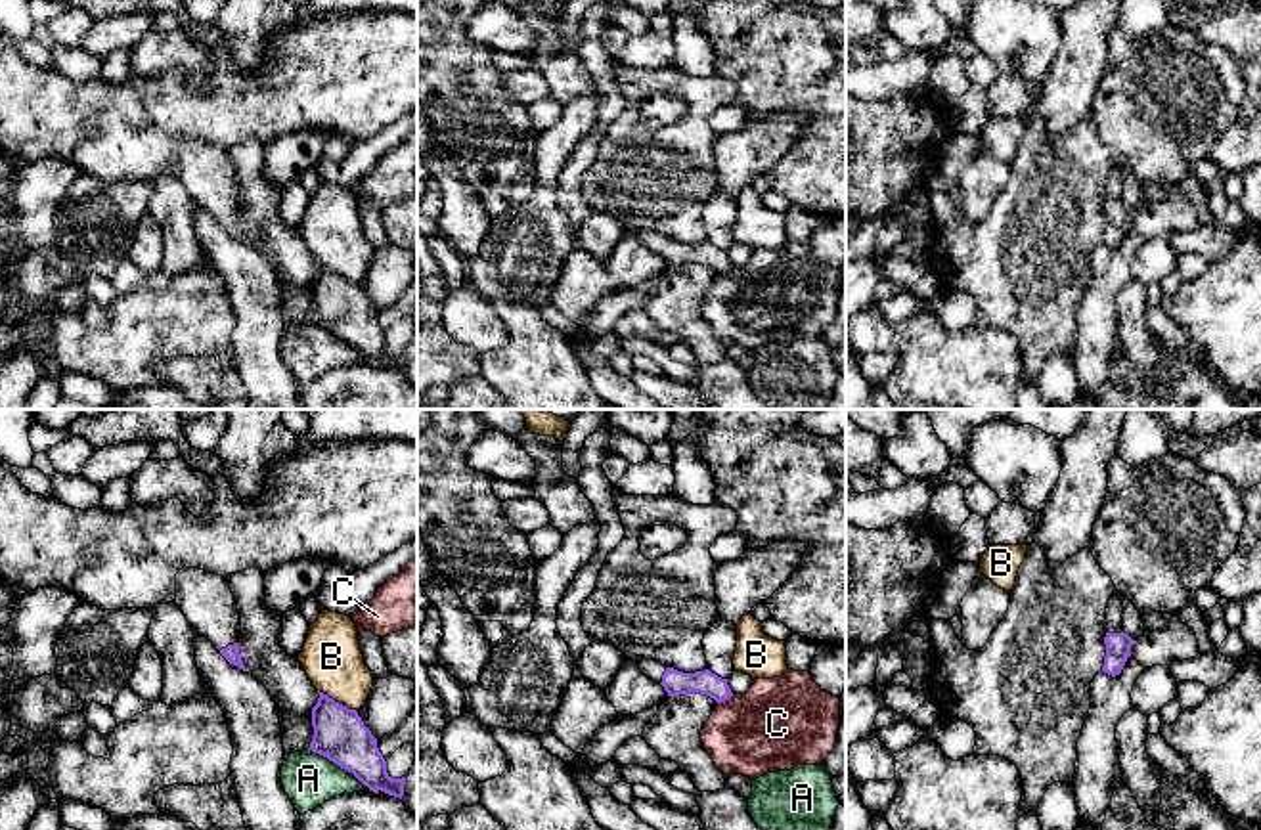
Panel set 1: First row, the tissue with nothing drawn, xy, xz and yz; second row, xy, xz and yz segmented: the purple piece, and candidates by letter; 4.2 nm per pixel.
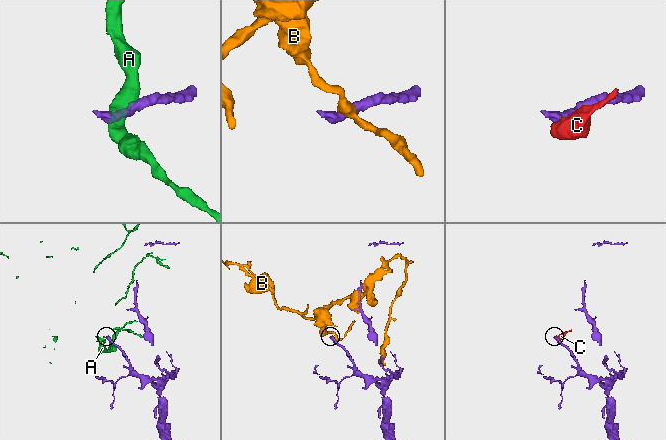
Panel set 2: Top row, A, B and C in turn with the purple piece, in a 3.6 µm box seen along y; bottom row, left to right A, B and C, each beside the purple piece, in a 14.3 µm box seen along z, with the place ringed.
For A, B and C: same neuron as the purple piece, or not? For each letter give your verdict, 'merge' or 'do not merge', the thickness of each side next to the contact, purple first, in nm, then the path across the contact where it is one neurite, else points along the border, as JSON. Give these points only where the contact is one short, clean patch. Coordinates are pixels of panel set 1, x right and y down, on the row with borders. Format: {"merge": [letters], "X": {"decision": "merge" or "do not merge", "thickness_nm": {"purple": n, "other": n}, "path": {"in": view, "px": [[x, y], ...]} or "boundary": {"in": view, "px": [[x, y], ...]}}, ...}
{"merge": [], "A": {"decision": "do not merge", "thickness_nm": {"purple": 220, "other": 220}}, "B": {"decision": "do not merge", "thickness_nm": {"purple": 220, "other": 260}, "boundary": {"in": "xy", "px": [[318, 689], [356, 712]]}}, "C": {"decision": "do not merge", "thickness_nm": {"purple": 100, "other": 380}, "boundary": {"in": "xz", "px": [[733, 695], [718, 704]]}}}

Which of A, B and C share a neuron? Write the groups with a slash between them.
A / B / C

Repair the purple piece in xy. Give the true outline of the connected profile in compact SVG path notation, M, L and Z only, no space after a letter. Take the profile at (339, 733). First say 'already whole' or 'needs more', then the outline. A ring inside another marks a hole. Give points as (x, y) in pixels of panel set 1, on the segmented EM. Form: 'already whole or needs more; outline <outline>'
already whole; outline M320 690L318 694L318 704L312 708L314 736L308 750L352 773L369 790L381 790L402 799L404 776L392 778L387 773L377 738L364 725L358 711Z

